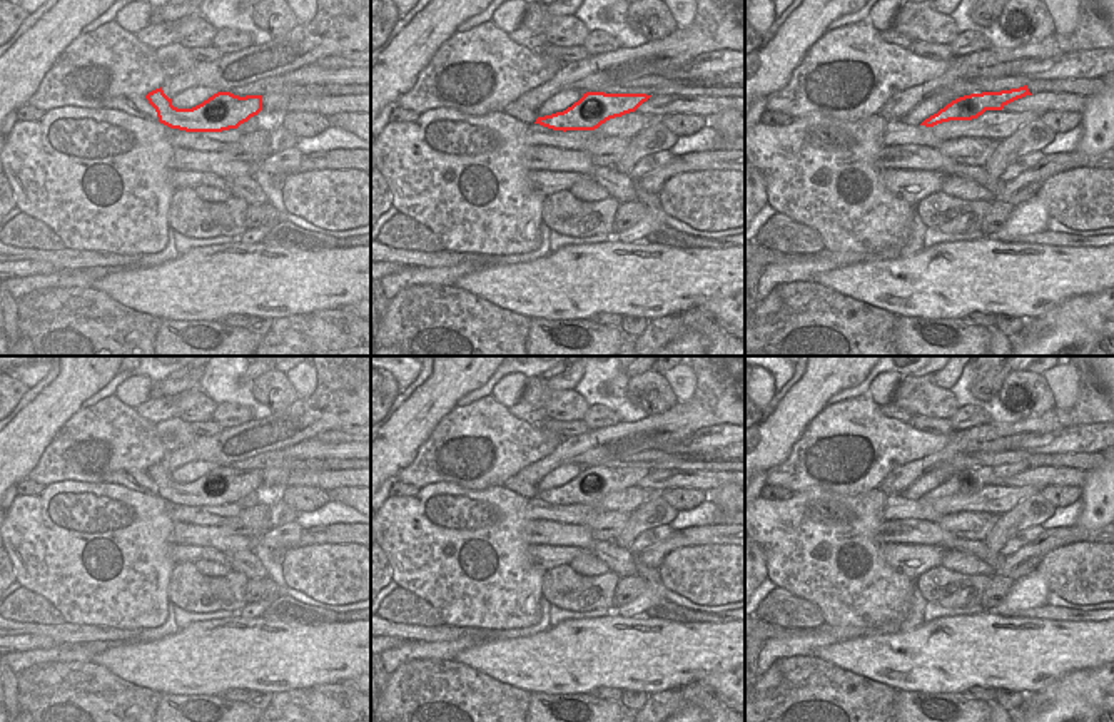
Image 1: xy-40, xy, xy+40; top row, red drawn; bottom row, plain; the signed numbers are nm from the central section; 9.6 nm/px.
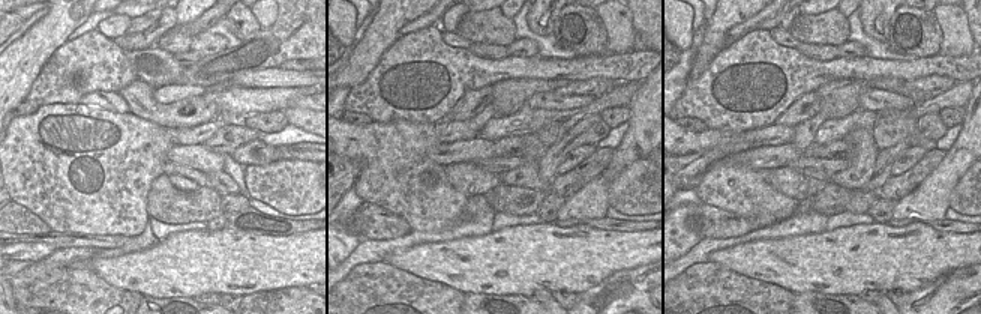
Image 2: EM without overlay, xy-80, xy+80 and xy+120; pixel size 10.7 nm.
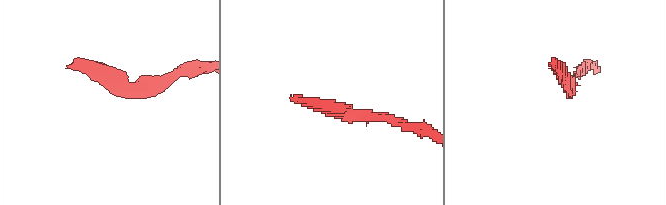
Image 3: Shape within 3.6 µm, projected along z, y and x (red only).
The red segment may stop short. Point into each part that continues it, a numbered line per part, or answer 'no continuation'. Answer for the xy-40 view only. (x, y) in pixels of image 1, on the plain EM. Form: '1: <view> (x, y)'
no continuation

